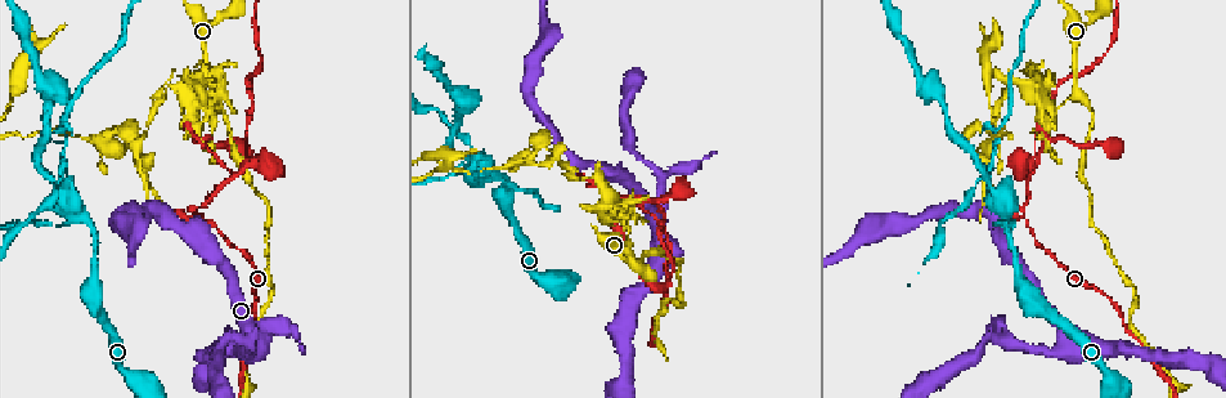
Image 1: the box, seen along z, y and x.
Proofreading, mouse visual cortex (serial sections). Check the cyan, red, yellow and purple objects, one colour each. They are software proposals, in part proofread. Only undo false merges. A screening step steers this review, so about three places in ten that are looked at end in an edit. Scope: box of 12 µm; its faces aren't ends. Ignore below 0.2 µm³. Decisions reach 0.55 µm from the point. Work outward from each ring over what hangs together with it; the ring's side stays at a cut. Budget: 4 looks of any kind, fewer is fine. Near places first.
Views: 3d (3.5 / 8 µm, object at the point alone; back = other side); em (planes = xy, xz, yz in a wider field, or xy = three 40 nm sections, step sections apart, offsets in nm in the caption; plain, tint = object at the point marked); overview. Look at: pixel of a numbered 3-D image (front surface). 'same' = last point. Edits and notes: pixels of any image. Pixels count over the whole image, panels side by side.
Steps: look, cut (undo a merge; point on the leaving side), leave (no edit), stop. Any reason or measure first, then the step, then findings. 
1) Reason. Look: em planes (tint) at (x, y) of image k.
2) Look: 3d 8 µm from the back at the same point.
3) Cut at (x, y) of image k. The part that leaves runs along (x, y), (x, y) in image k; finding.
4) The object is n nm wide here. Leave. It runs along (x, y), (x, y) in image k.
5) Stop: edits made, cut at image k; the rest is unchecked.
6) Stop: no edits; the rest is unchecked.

Abrupt turn. Look: 3d 3.5 µm at (1064, 353) of image 1.

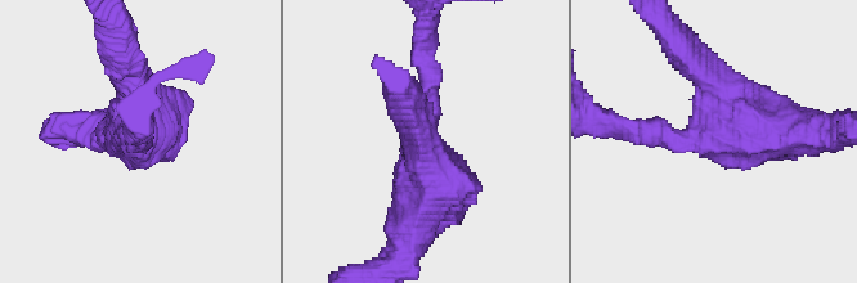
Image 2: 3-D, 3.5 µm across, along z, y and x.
Leave. It runs along (677, 40), (736, 120), (815, 131) in image 2; all the same cell.

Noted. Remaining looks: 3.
Sharp bend. Look: 3d 8 µm at (1049, 117) of image 1.

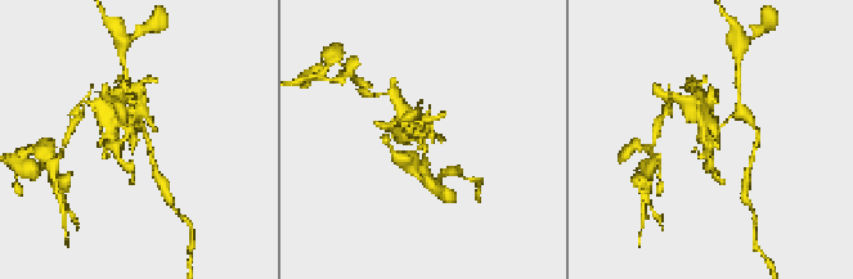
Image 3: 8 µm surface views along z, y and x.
Look: 3d 3.5 µm from the back at (131, 136) of image 3.

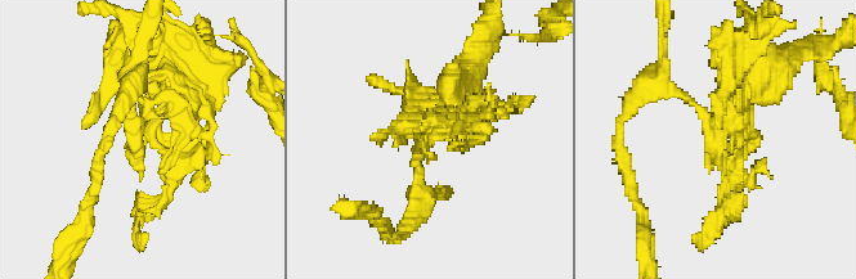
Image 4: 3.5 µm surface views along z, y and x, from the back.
Now the EM. Look: em xy step 5 (tint) at (721, 134) of image 4.

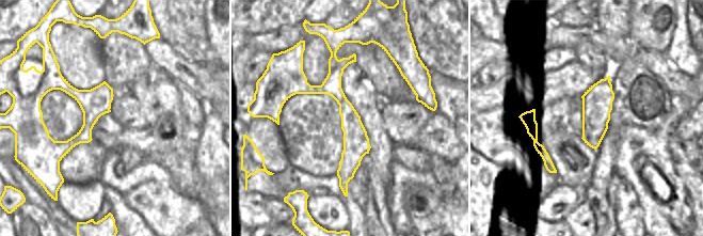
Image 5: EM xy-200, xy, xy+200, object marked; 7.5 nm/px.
Cut at (736, 88) of image 4. The part that leaves runs along (738, 122), (767, 67), (801, 50) in image 4; a second cell is stuck on.

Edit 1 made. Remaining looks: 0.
Stop: edits made, cut at image 4; the rest is unchecked.

